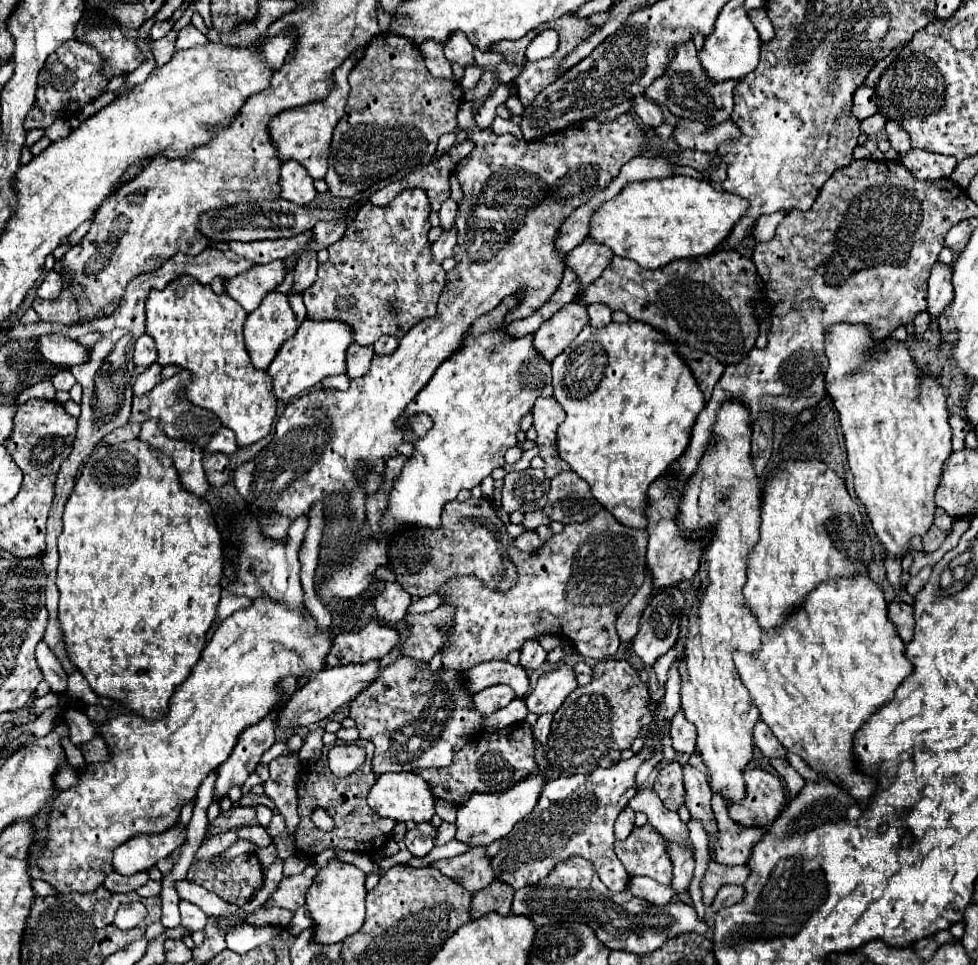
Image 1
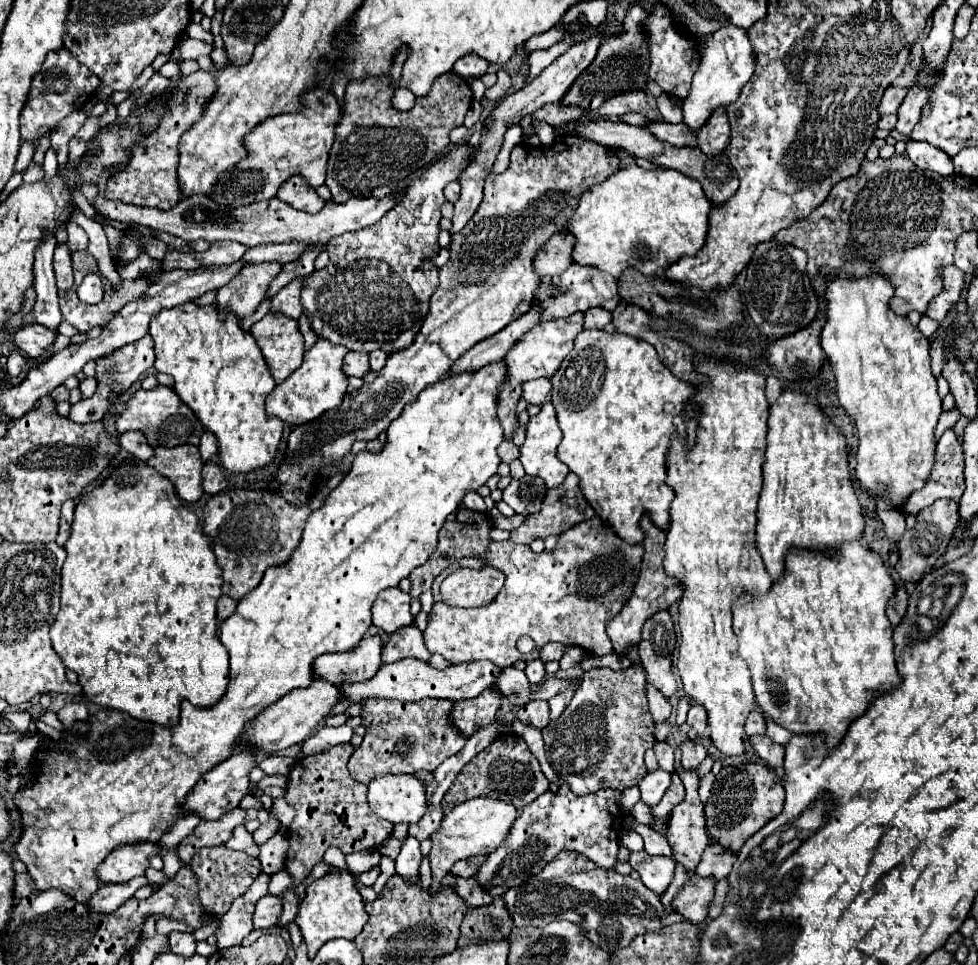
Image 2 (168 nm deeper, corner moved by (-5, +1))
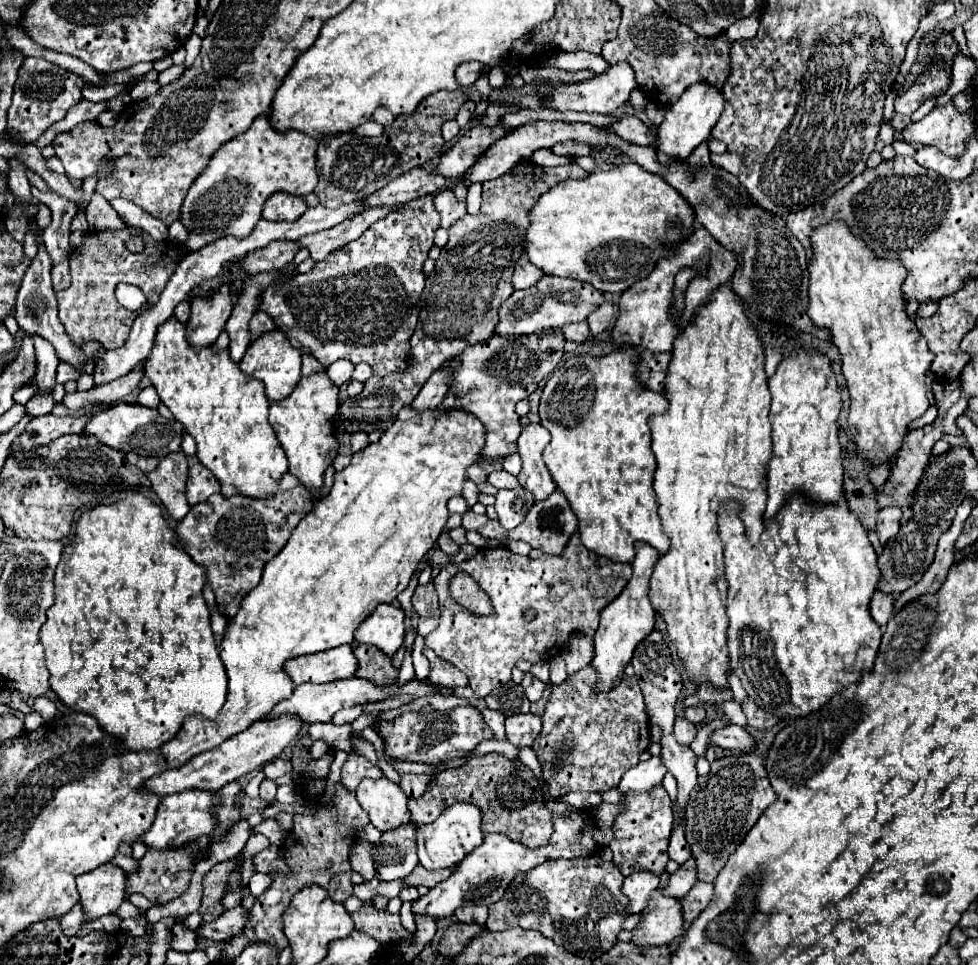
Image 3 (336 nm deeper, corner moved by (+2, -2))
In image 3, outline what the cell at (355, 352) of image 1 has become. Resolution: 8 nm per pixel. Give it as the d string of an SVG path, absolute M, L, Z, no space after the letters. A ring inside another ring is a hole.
M345 359L343 361L339 361L339 363L333 363L333 365L329 365L329 379L335 383L335 385L345 385L345 383L349 383L351 381L351 375L353 375L353 369L355 369L355 365L353 363L347 363Z

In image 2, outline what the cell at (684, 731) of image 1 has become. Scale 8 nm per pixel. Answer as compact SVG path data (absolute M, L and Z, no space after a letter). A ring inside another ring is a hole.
M692 704L690 712L688 712L688 724L692 726L692 732L696 736L702 736L706 732L706 710L700 706L700 704Z

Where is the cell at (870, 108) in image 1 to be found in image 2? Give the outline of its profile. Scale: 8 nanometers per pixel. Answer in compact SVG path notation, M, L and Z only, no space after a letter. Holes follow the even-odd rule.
M890 86L890 88L884 92L884 96L882 96L882 102L880 102L880 106L878 106L878 112L880 112L880 114L894 114L894 112L900 108L906 92L908 92L906 88Z

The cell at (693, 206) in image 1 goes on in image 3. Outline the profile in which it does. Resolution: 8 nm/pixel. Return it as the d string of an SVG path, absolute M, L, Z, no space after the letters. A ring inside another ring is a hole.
M637 163L599 169L579 181L563 181L543 193L531 209L531 227L525 233L525 253L529 261L547 275L571 277L591 283L605 293L623 293L635 281L645 279L667 243L677 243L693 231L695 213L691 205L661 175L643 171Z

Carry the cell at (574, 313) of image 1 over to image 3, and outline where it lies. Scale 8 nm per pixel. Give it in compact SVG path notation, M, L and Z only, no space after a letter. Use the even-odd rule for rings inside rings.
M561 329L555 331L539 331L535 335L517 335L511 339L503 339L499 335L477 343L473 347L467 347L459 357L451 359L449 363L455 367L455 375L453 375L453 383L451 389L447 393L447 397L443 399L441 407L443 409L451 409L451 407L459 407L465 409L469 413L473 413L475 417L479 417L487 429L487 443L483 449L483 455L487 457L505 457L511 455L513 451L517 451L517 437L521 433L521 425L519 425L519 415L515 413L515 405L521 399L527 399L537 385L557 367L557 363L561 361L565 353L565 335Z

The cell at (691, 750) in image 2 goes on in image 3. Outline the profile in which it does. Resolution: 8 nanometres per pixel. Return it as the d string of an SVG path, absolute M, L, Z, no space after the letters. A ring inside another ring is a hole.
M677 717L675 719L675 739L677 739L677 743L683 743L683 745L689 745L693 739L695 739L695 727L689 723L689 721L685 721L683 717Z

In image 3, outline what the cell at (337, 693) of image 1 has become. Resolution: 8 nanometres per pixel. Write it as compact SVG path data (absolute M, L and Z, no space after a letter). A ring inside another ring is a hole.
M279 715L279 719L259 719L251 723L247 731L233 735L231 739L223 741L219 747L191 757L183 767L151 777L147 781L147 787L157 795L169 795L169 793L183 791L183 789L209 789L209 791L221 789L225 783L239 779L241 775L247 775L255 769L261 769L271 759L275 759L285 747L289 747L297 739L301 725L303 723L299 723L295 715Z

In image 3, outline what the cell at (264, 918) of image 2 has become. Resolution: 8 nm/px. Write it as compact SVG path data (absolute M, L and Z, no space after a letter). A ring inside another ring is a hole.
M239 905L239 907L231 909L231 911L225 911L223 915L219 915L211 923L203 923L199 927L197 935L213 939L213 941L227 941L227 939L243 933L243 927L247 925L247 919L251 919L249 909Z

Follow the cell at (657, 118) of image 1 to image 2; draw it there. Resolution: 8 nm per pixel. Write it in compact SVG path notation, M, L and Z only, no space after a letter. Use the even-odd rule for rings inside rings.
M626 92L626 94L616 94L608 98L600 106L600 116L610 118L610 116L622 116L626 112L642 112L646 108L646 96L644 92Z

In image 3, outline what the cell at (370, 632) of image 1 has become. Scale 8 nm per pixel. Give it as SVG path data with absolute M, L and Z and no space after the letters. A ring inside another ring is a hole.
M351 645L333 647L321 653L303 655L285 663L287 675L295 685L301 683L331 683L337 679L353 677L359 669Z

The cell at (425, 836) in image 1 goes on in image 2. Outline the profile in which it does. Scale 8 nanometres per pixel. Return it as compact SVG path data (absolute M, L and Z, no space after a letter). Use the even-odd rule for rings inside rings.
M406 838L406 842L402 844L402 850L396 858L396 874L402 876L406 882L416 882L420 876L420 862L422 862L422 854L420 854L420 842L414 838Z

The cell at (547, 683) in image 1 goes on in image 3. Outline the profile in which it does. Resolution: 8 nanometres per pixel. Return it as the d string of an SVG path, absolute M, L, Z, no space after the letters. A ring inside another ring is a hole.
M535 713L511 715L505 721L505 731L507 731L507 739L513 745L517 747L531 745L541 731L541 715L535 715Z

